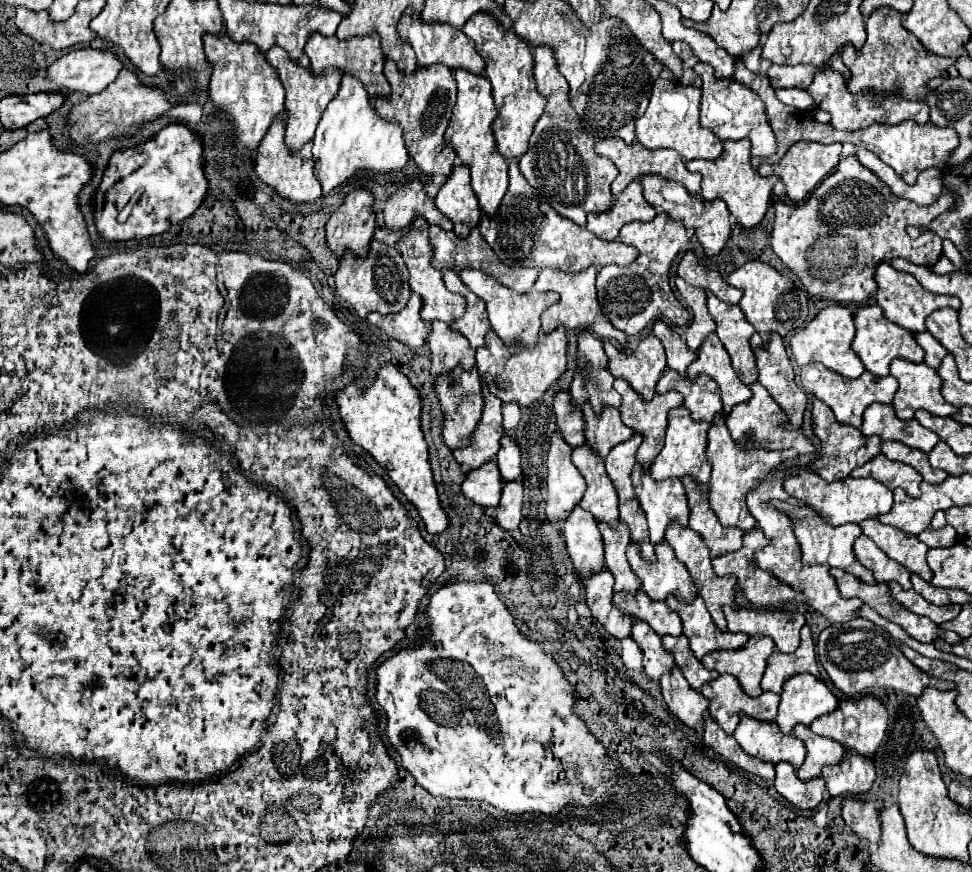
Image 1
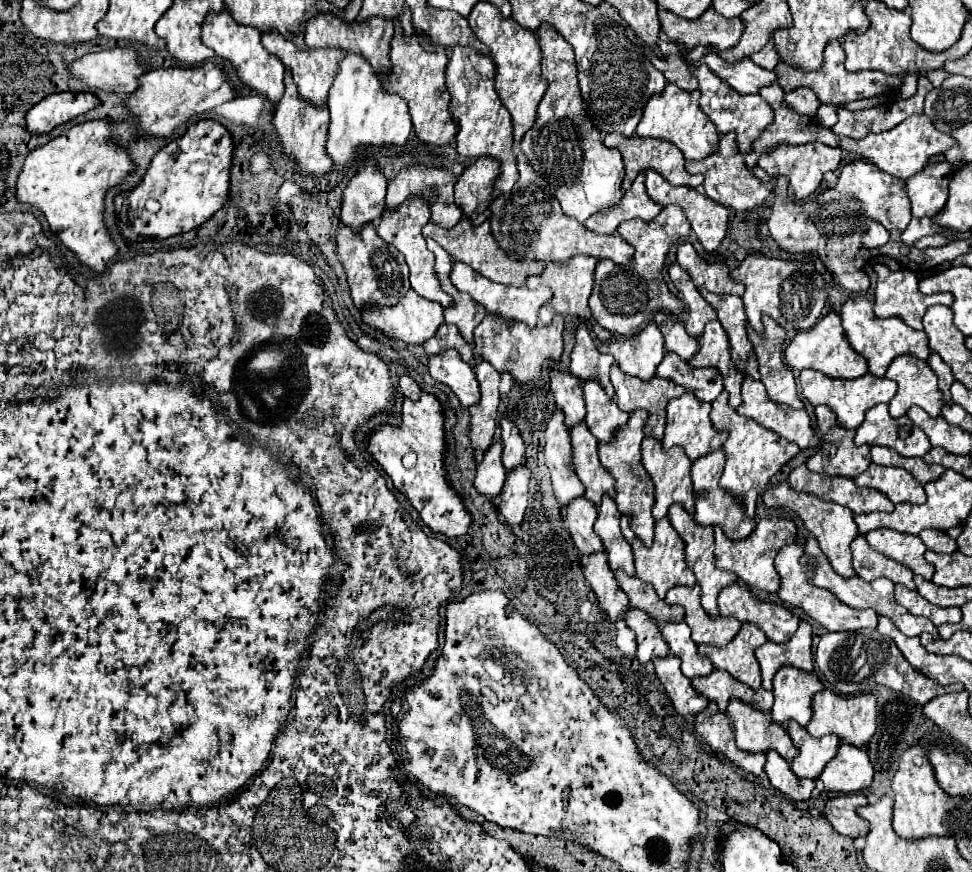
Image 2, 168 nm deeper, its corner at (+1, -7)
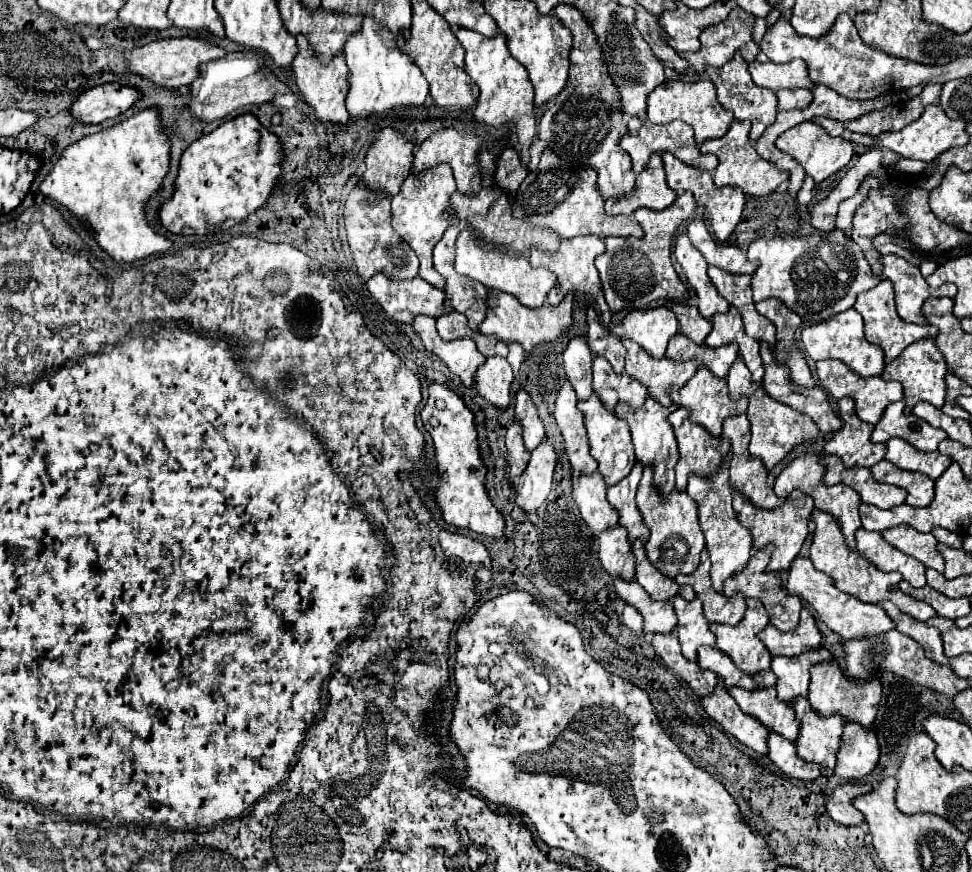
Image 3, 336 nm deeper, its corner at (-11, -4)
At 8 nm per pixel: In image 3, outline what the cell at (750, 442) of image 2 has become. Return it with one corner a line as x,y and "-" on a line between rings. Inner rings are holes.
741,355
731,365
729,375
727,375
727,383
729,383
731,399
739,399
741,395
749,397
749,409
747,409
747,417
751,421
751,445
749,445
749,451
751,451
753,457
761,459
767,469
773,469
795,445
819,435
819,429
817,429
817,425
813,425
813,419
809,419
809,415
797,413
795,409
791,409
791,407
787,407
787,405
783,405
779,401
773,401
763,391
763,385
755,383
751,379
751,373
745,367
745,361
741,361

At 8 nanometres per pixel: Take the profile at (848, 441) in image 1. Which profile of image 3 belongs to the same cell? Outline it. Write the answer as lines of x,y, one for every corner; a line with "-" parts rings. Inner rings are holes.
851,397
839,399
837,405
843,425
825,443
825,453
839,455
847,467
873,467
885,457
885,443
871,443
873,425
857,417

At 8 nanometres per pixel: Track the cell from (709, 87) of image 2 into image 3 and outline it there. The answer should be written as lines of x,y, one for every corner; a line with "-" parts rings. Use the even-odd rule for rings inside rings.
735,53
733,59
723,65
721,69
717,67
707,67
705,69
709,79
715,83
717,87
717,99
725,109
731,109
735,113
737,119
749,119
751,121
751,131
749,131
749,139
757,141
761,137
761,133
765,131
765,127
773,125
775,115
777,115
777,97
771,89
763,89
759,85
753,83
749,71
747,71
747,61
741,57
741,53

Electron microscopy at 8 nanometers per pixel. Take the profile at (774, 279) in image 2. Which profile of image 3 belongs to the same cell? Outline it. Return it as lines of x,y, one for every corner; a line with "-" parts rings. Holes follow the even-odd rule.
841,229
809,235
785,233
757,237
749,245
747,257
759,261
759,267
753,273
753,301
757,303
767,297
781,299
803,321
809,321
809,325
821,323
853,307
855,297
861,291
867,291
881,281
881,275
871,271
859,245

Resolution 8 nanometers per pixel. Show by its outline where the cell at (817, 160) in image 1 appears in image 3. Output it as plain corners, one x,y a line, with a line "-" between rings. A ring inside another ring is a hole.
813,121
799,123
799,125
787,129
785,133
781,133
777,137
777,147
781,151
793,155
801,163
801,167
807,171
807,175
811,175
815,179
815,183
823,181
829,175
833,175
835,171
847,167
847,163
853,157
853,145
851,145
851,141
841,139
841,137
831,137
825,129
817,127
817,123
813,123

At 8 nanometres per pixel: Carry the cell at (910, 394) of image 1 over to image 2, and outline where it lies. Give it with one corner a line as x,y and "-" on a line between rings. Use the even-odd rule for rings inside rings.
897,356
885,376
889,380
895,380
899,386
897,394
889,402
889,414
893,414
895,418
905,416
911,406
923,408
929,416
939,416
947,406
937,386
935,372
927,366
927,362
915,356

